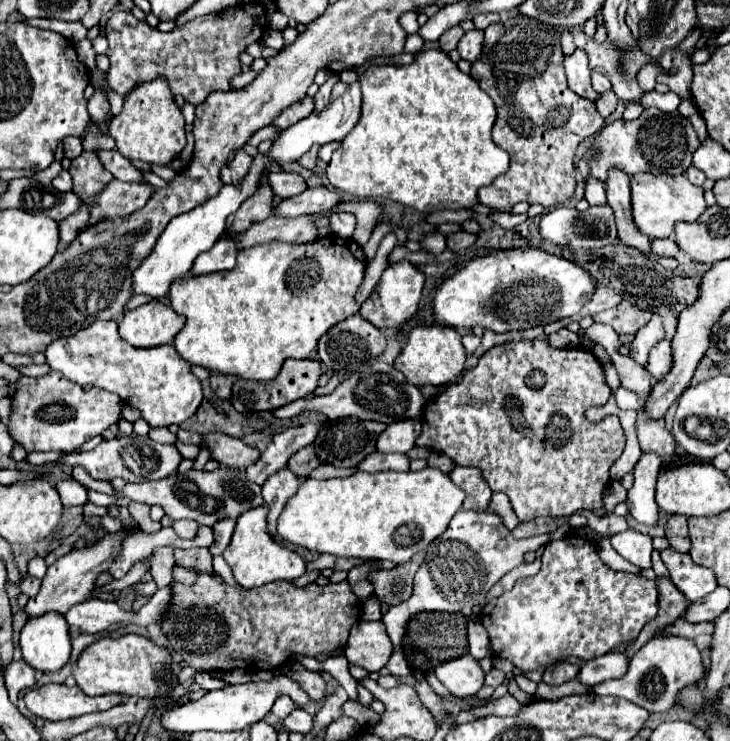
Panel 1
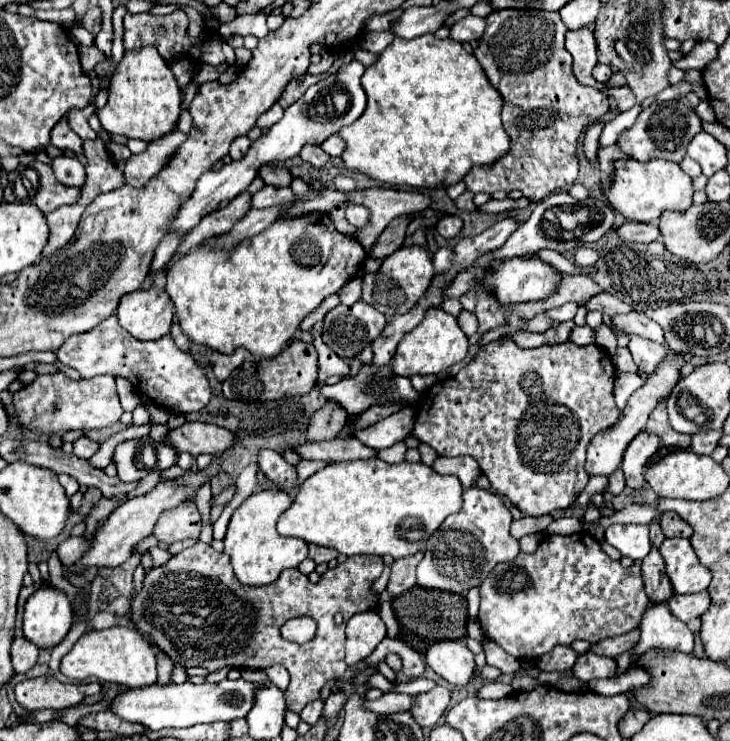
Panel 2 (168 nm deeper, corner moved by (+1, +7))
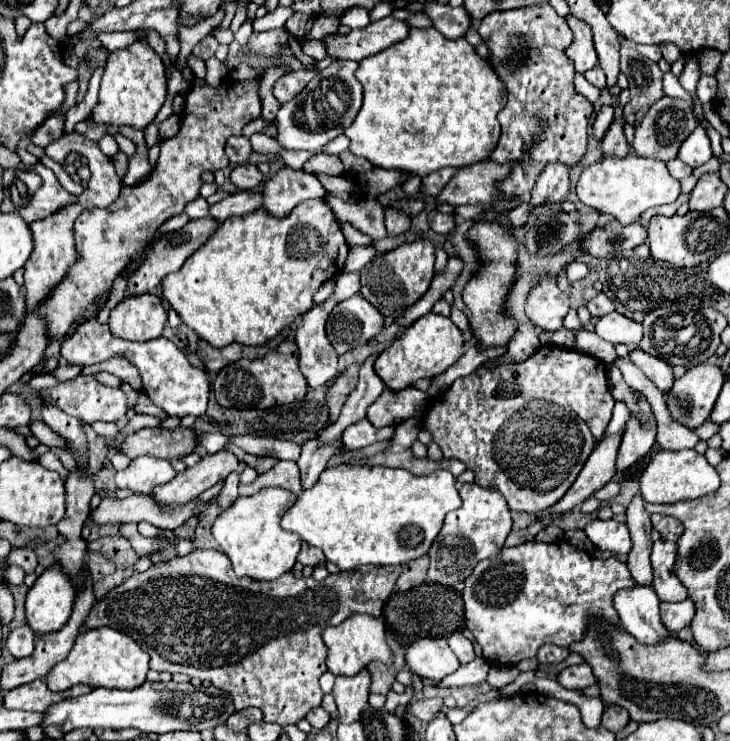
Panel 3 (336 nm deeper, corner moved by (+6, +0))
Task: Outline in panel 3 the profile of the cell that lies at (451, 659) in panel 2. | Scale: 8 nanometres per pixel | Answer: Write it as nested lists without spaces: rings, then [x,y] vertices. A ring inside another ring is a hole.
[[[418,638],[406,648],[404,658],[414,674],[426,676],[434,682],[440,682],[460,666],[446,638]]]

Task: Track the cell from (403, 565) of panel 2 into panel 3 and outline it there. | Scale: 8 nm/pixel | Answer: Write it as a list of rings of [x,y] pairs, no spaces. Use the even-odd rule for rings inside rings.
[[[422,556],[418,560],[412,560],[404,566],[404,572],[400,574],[398,582],[396,582],[396,590],[404,592],[404,590],[410,590],[410,588],[416,588],[418,584],[422,584],[426,580],[426,572],[428,572],[428,556]]]

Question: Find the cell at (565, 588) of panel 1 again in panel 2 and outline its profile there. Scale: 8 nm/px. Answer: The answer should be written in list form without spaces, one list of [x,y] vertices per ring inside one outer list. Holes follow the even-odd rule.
[[[579,531],[565,537],[545,537],[533,555],[519,553],[511,563],[495,565],[481,585],[479,623],[487,639],[495,641],[515,659],[539,659],[541,655],[551,653],[555,645],[571,645],[577,639],[593,645],[603,639],[623,635],[639,627],[647,607],[649,599],[643,589],[641,567],[623,567],[619,561],[607,557],[595,537],[591,537],[587,531]]]

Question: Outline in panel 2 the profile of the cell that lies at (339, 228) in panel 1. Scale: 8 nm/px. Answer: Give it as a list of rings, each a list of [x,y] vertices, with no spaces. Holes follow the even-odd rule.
[[[347,205],[345,219],[355,227],[363,227],[367,223],[367,219],[369,219],[369,213],[367,213],[367,209],[363,205]]]

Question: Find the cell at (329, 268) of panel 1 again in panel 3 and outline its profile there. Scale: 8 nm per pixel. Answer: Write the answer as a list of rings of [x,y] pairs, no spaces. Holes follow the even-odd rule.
[[[326,198],[300,202],[288,218],[276,218],[266,212],[266,208],[258,208],[244,216],[230,216],[224,220],[224,224],[216,228],[208,242],[198,248],[178,272],[164,278],[164,298],[200,338],[216,348],[224,348],[234,340],[260,346],[280,330],[288,328],[302,312],[312,308],[312,298],[318,288],[328,278],[342,272],[346,254],[348,244]]]

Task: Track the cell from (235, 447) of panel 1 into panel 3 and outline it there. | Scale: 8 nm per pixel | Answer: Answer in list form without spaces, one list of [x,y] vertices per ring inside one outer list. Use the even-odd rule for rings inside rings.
[[[176,426],[172,430],[166,428],[142,428],[134,434],[128,434],[126,440],[116,448],[116,452],[126,454],[128,458],[138,456],[154,456],[154,458],[182,458],[196,448],[198,440],[190,428]]]

